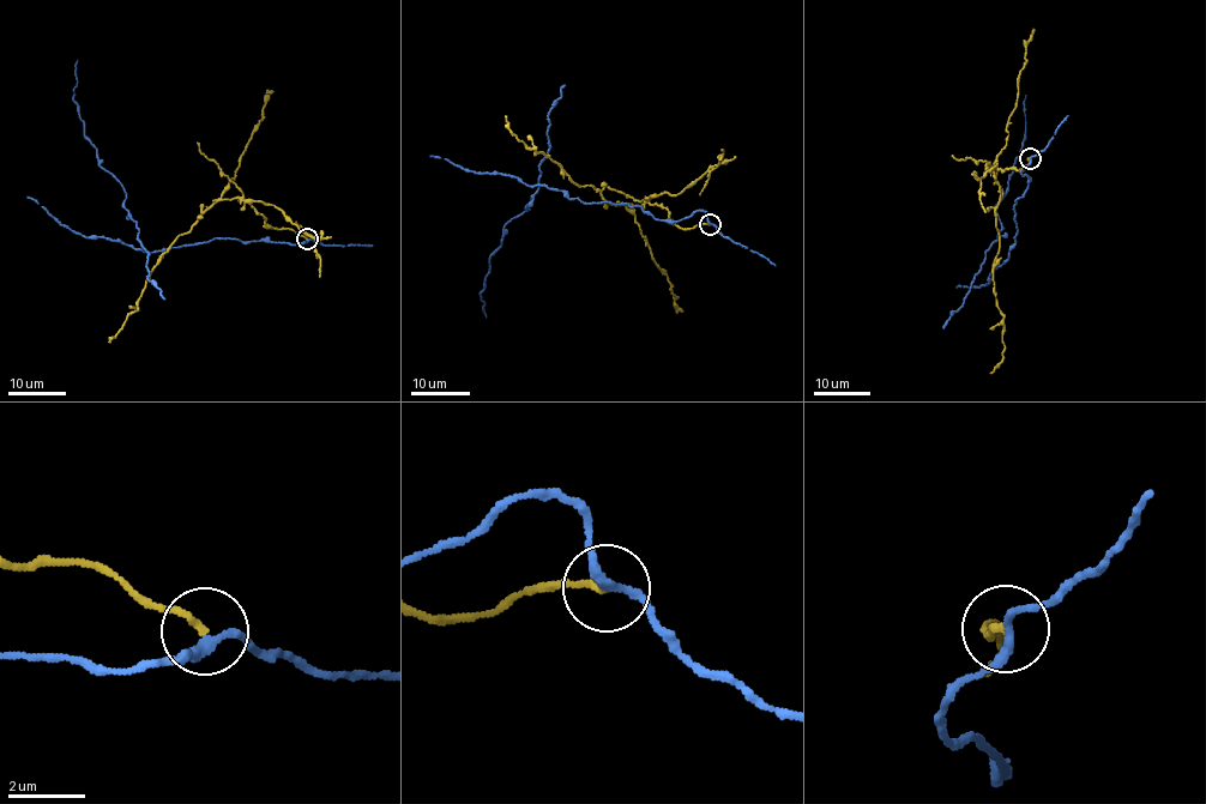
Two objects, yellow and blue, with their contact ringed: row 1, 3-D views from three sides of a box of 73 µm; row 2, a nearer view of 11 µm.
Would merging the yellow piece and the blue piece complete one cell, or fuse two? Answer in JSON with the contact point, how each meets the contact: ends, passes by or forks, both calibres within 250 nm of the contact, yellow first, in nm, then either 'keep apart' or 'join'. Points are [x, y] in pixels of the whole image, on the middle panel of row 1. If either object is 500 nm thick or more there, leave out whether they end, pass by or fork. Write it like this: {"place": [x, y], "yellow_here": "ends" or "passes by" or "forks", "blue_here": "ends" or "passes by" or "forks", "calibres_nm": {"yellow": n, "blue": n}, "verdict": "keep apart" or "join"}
{"place": [710, 224], "yellow_here": "ends", "blue_here": "passes by", "calibres_nm": {"yellow": 160, "blue": 240}, "verdict": "keep apart"}

